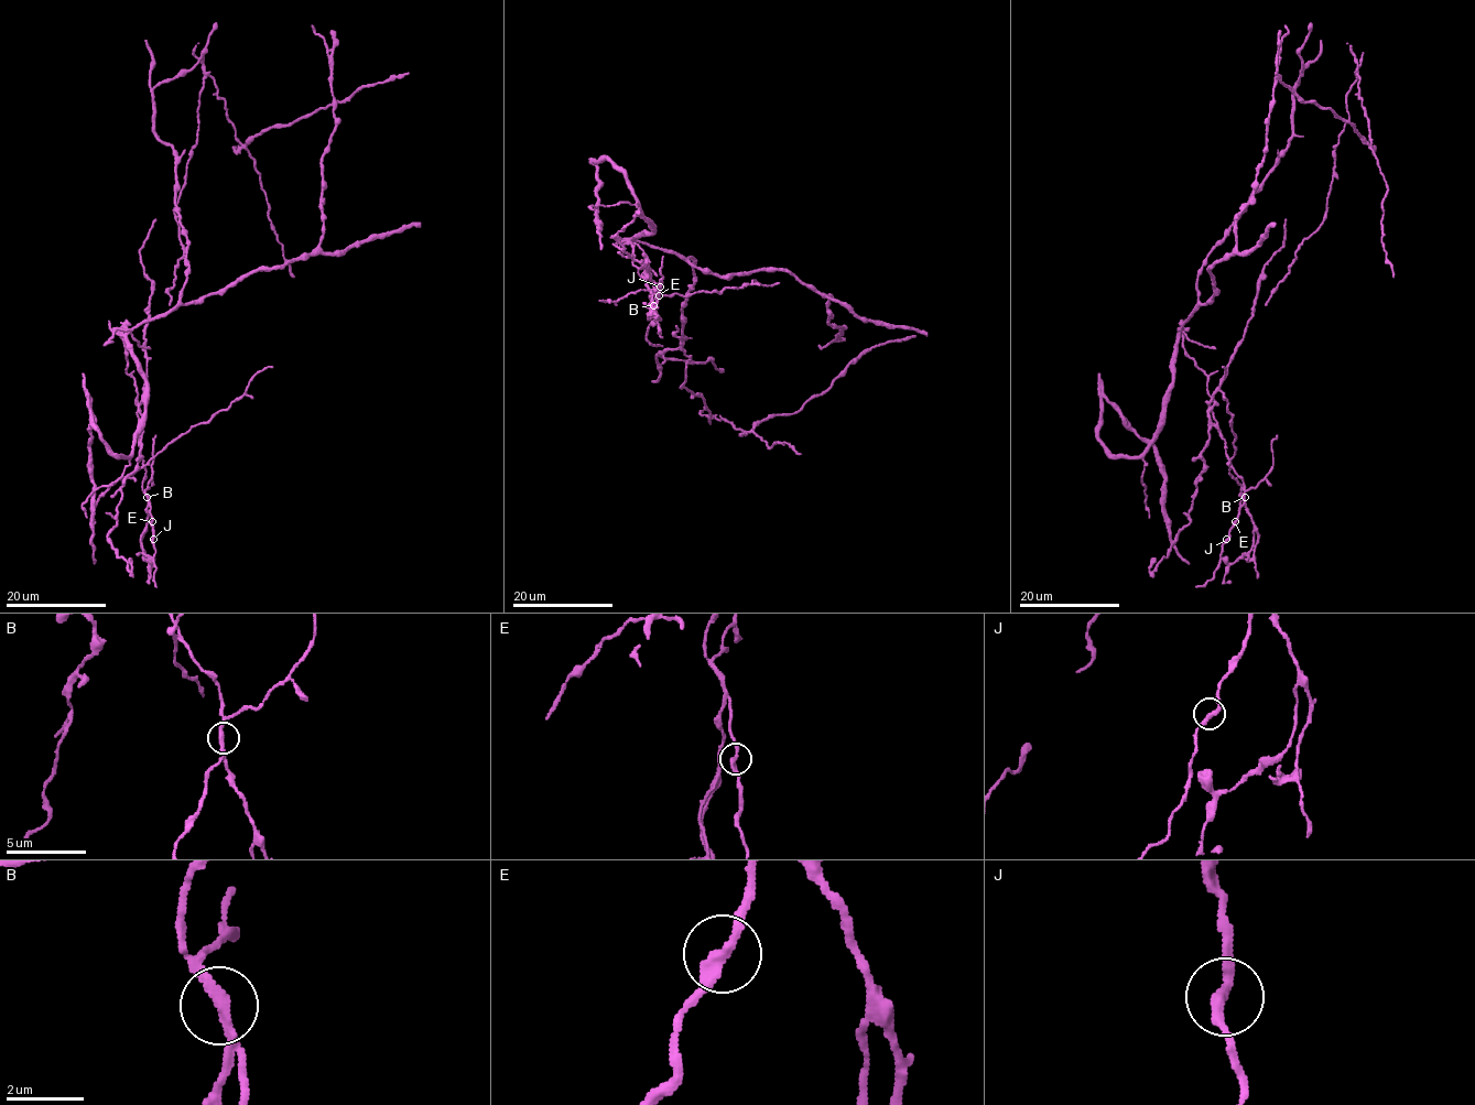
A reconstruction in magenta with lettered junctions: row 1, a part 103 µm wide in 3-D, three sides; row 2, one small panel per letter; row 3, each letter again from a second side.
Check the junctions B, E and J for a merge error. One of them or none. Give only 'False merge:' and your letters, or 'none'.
False merge: B

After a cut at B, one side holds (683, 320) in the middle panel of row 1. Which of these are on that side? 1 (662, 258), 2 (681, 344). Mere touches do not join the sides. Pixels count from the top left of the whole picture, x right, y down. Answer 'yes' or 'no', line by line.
1: no
2: yes

